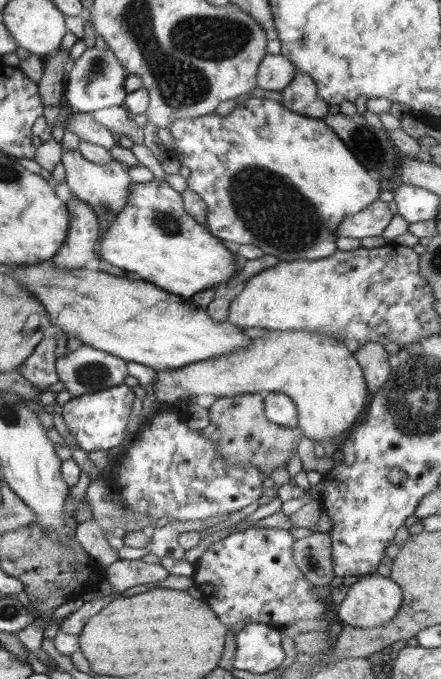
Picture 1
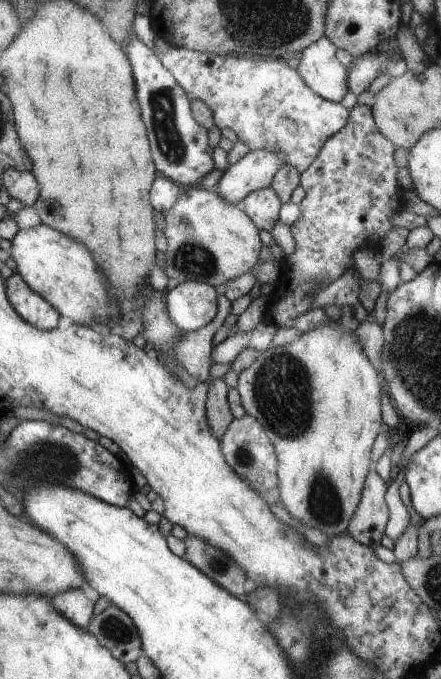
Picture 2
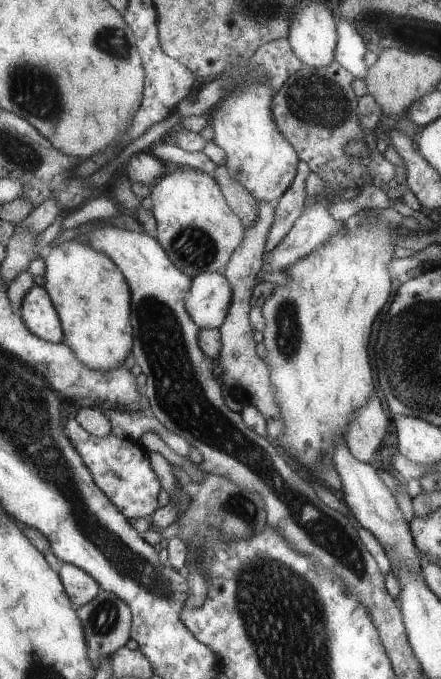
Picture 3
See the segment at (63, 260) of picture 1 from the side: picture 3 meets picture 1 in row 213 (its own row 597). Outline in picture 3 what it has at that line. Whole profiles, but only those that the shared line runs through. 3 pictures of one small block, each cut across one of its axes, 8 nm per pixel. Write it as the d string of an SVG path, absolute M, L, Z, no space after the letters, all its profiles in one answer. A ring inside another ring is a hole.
M62 564L58 576L76 609L92 602L94 597L100 594L101 588L96 579L73 564Z

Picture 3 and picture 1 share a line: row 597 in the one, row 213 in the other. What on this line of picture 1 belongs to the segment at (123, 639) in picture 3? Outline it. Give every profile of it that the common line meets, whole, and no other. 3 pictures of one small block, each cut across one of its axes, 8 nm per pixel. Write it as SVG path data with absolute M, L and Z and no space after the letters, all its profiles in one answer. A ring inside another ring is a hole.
M78 149L62 151L61 162L66 169L66 183L68 184L72 197L90 204L94 209L94 216L98 219L100 237L106 233L110 221L122 211L130 195L130 183L132 180L128 175L128 165L112 159L109 163L99 165L86 160Z

